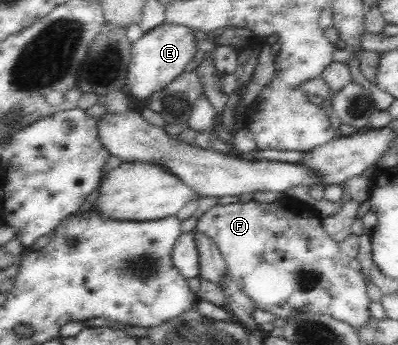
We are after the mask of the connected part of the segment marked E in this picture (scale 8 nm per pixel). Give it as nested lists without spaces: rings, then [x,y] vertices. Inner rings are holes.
[[[162,23],[154,30],[142,35],[138,41],[131,43],[131,59],[125,90],[132,93],[134,99],[142,101],[152,93],[165,89],[174,79],[188,71],[188,66],[197,55],[199,48],[195,33],[190,27]]]

